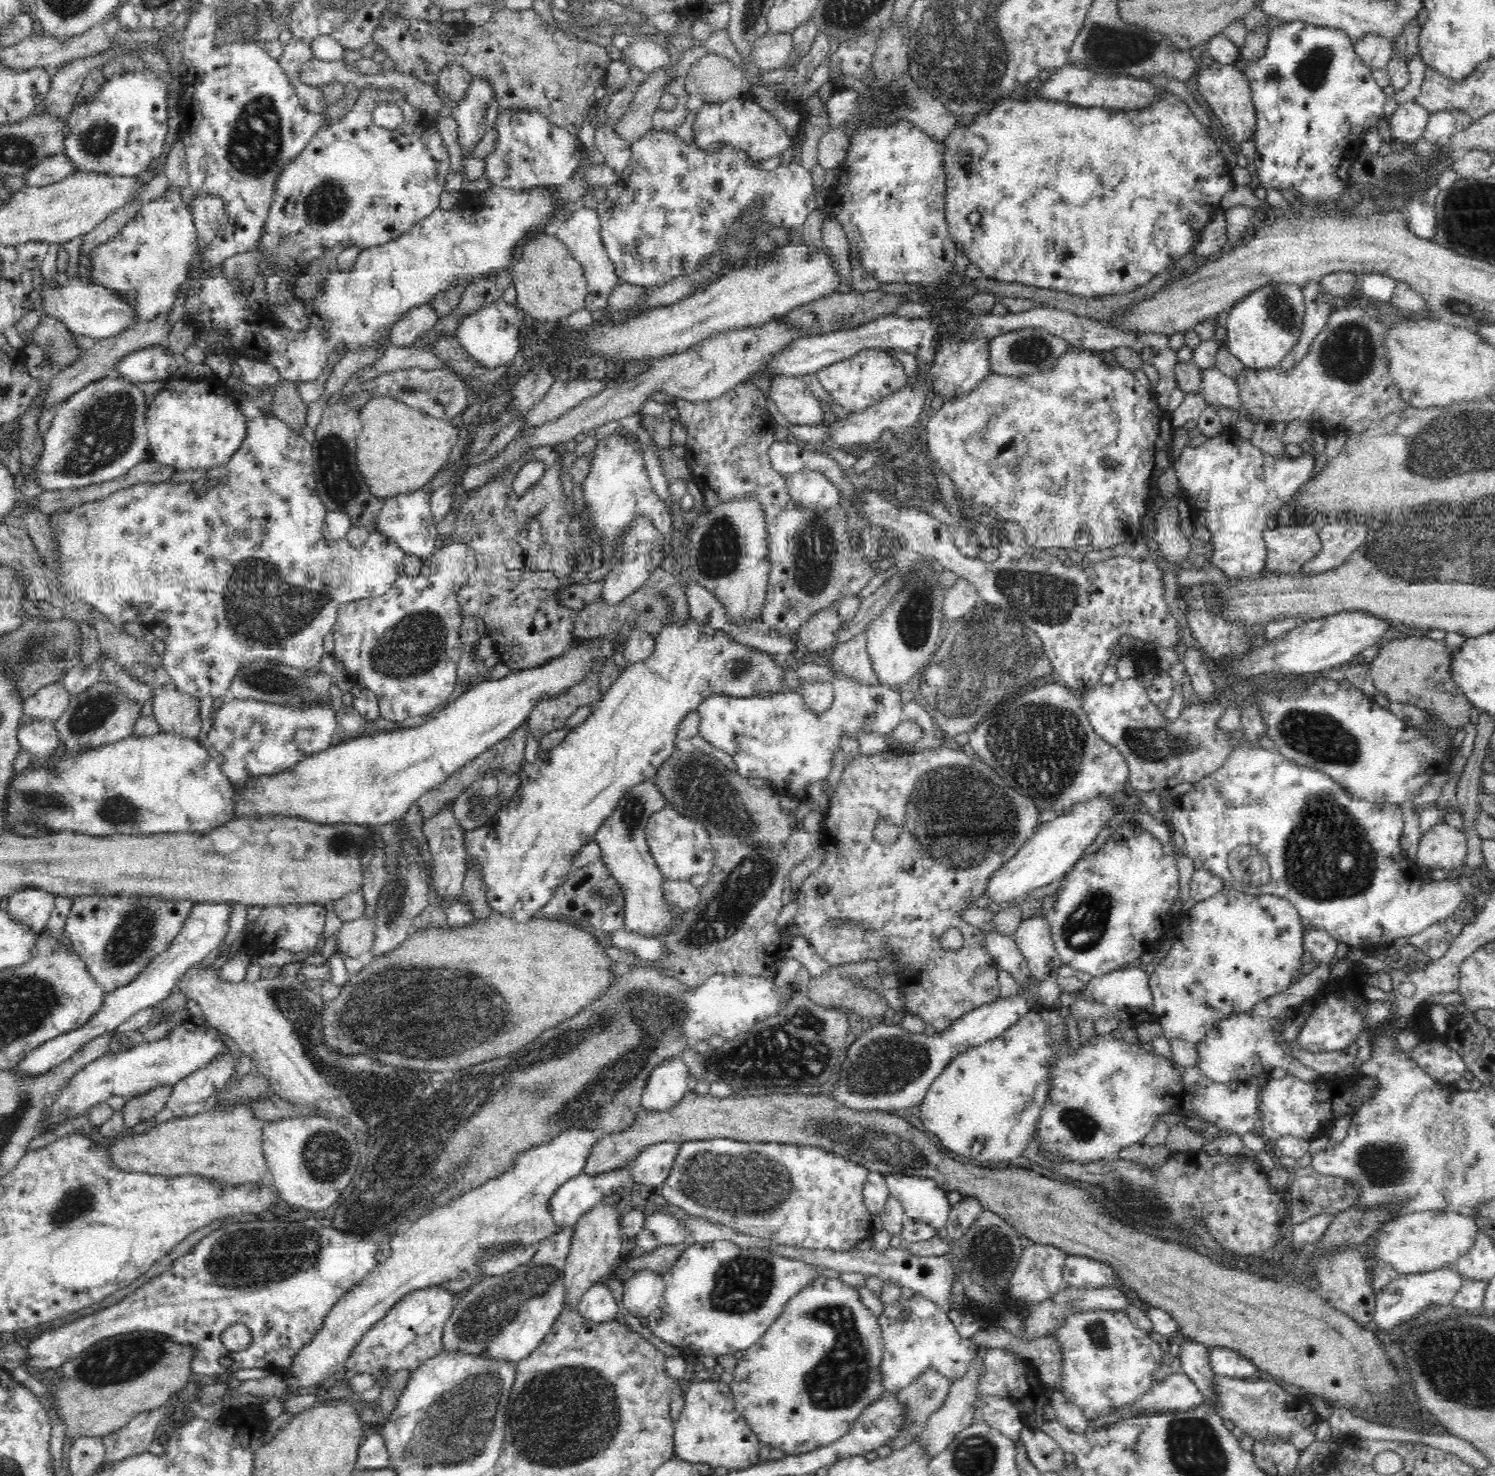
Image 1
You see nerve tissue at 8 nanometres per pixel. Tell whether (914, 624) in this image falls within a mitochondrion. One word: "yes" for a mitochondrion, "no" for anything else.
yes

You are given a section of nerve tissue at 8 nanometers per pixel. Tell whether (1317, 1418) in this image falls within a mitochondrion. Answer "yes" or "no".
no

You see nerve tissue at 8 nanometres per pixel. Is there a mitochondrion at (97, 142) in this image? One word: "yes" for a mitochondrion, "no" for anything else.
yes

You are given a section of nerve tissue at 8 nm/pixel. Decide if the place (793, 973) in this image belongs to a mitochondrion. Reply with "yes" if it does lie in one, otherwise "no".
no

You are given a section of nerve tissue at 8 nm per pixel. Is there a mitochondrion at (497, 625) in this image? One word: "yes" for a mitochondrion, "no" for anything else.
no

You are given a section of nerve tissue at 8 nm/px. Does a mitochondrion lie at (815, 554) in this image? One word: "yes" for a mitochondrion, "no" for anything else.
yes

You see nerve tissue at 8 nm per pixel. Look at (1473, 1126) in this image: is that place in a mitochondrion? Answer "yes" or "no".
no

